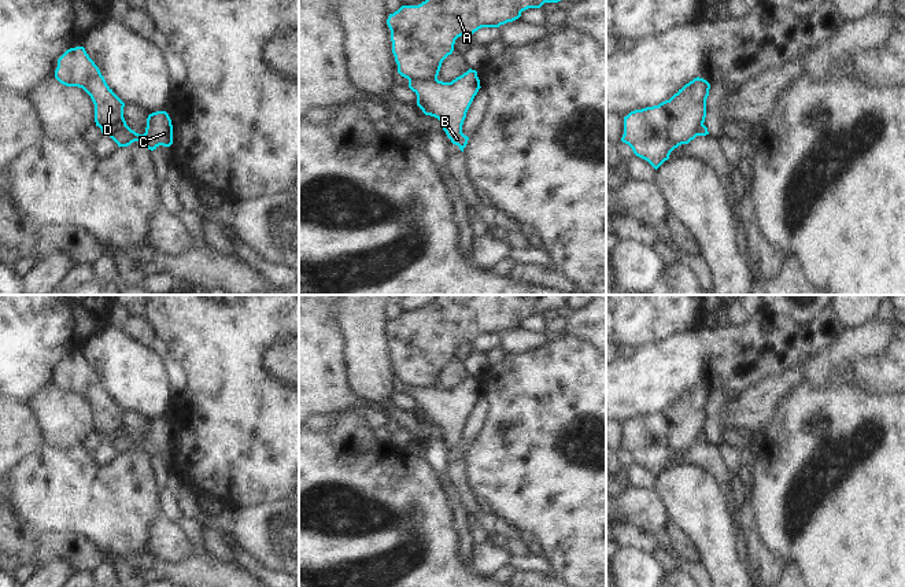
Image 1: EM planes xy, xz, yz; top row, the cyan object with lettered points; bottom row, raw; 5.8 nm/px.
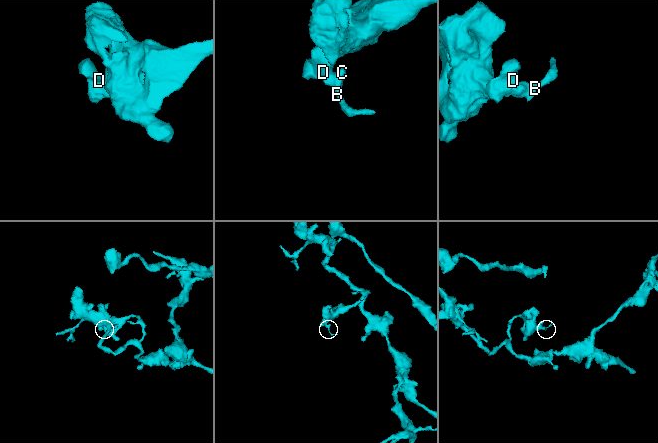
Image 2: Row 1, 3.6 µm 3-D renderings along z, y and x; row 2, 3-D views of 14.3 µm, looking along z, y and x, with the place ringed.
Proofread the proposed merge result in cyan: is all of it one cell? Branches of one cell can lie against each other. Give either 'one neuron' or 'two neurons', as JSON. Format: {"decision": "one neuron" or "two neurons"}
{"decision": "two neurons"}

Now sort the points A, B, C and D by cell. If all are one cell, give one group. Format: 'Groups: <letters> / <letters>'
Groups: A D / B C

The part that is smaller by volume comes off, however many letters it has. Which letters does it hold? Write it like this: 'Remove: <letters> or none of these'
Remove: B, C

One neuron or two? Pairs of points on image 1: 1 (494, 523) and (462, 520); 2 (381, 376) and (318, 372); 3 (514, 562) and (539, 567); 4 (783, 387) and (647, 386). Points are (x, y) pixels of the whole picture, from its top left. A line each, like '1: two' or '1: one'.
1: two
2: two
3: one
4: two

